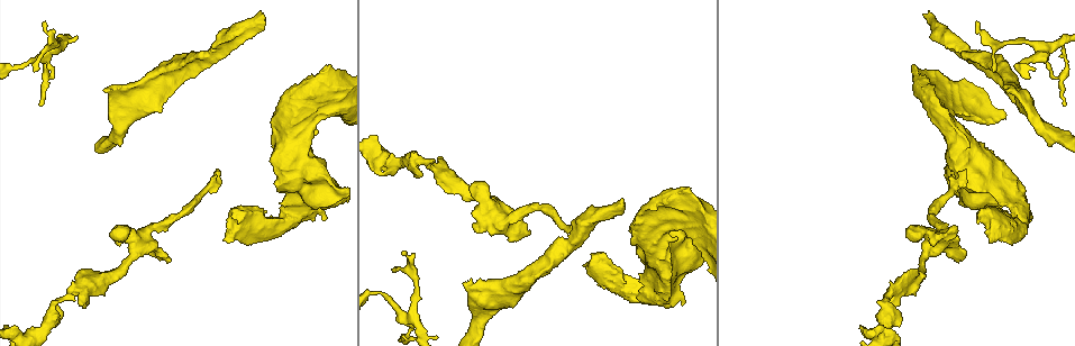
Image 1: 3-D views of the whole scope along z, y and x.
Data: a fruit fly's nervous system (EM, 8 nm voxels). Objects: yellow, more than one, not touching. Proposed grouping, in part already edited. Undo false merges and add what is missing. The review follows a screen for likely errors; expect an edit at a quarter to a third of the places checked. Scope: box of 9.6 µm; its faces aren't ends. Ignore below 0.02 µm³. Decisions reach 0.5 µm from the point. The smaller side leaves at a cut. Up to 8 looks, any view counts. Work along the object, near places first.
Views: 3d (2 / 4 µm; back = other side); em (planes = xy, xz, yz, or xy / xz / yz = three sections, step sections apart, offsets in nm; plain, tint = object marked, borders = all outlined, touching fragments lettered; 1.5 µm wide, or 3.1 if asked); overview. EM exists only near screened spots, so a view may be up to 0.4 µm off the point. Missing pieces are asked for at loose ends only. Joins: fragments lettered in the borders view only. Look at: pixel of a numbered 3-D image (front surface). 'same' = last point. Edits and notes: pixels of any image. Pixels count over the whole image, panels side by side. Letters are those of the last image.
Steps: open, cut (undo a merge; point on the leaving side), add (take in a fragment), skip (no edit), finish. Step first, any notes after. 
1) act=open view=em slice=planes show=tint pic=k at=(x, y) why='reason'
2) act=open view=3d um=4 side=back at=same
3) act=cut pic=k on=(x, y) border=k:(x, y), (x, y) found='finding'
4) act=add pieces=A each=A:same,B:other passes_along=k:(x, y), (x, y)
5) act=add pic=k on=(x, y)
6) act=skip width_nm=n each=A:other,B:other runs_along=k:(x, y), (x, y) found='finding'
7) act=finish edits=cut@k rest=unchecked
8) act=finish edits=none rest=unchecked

act=open view=3d um=4 pic=1 at=(52, 51) why='thick turns thin'

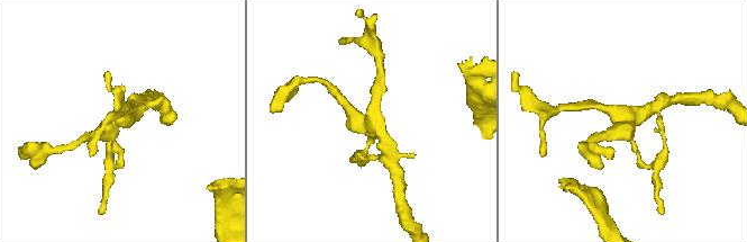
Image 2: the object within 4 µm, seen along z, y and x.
act=open view=em slice=xz step=4 show=borders pic=2 at=(622, 116)

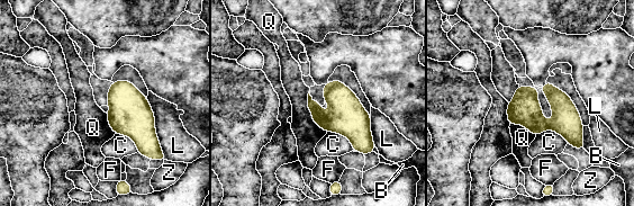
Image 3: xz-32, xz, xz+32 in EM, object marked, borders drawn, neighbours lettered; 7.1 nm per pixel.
act=skip width_nm=190 each=B:other,C:other,F:other,L:other,Q:other,Z:other border=3:(309, 90), (311, 119), (326, 132) found='continuous, no second cell'

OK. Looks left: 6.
act=open view=3d um=4 pic=1 at=(1006, 87)

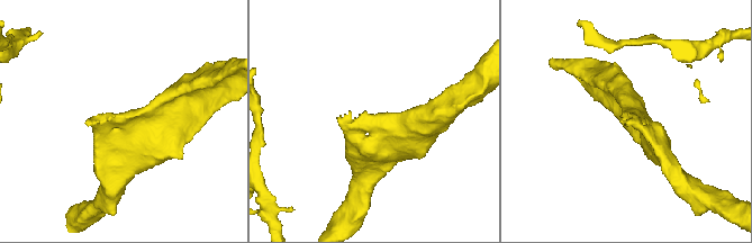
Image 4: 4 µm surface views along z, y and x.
act=open view=em slice=planes show=plain pic=4 at=(623, 117)

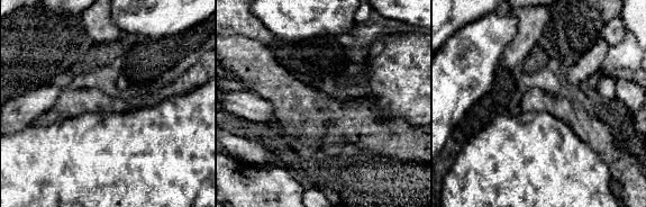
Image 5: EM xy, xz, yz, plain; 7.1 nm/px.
act=open view=em slice=planes show=borders at=same why='what lies round it'

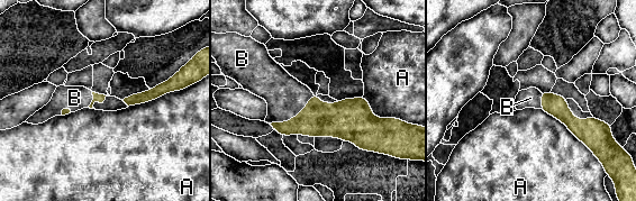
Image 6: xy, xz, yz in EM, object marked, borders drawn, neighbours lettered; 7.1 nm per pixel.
act=add pieces=B each=A:other,B:same found='the cell continues'

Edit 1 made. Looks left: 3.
act=open view=overview

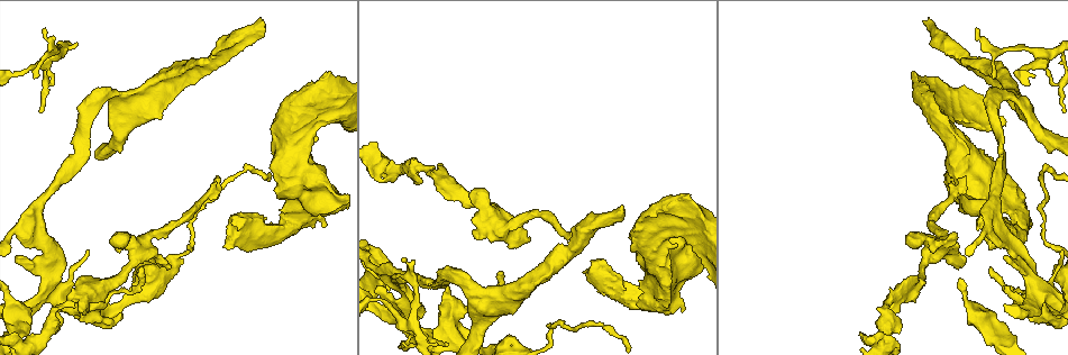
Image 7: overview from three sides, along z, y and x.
act=open view=em slice=planes show=borders pic=7 at=(913, 71) why='free end'

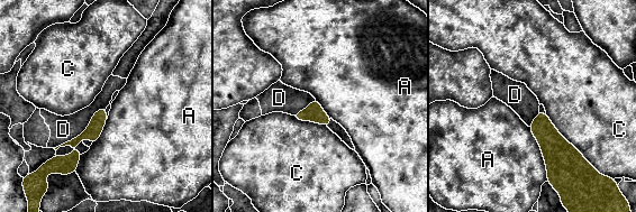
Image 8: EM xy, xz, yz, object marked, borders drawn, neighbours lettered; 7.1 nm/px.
act=skip each=A:other,C:other,D:other border=8:(106, 107), (54, 148) found='none of them fits'

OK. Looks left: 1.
act=finish edits=add@6 rest=unchecked

